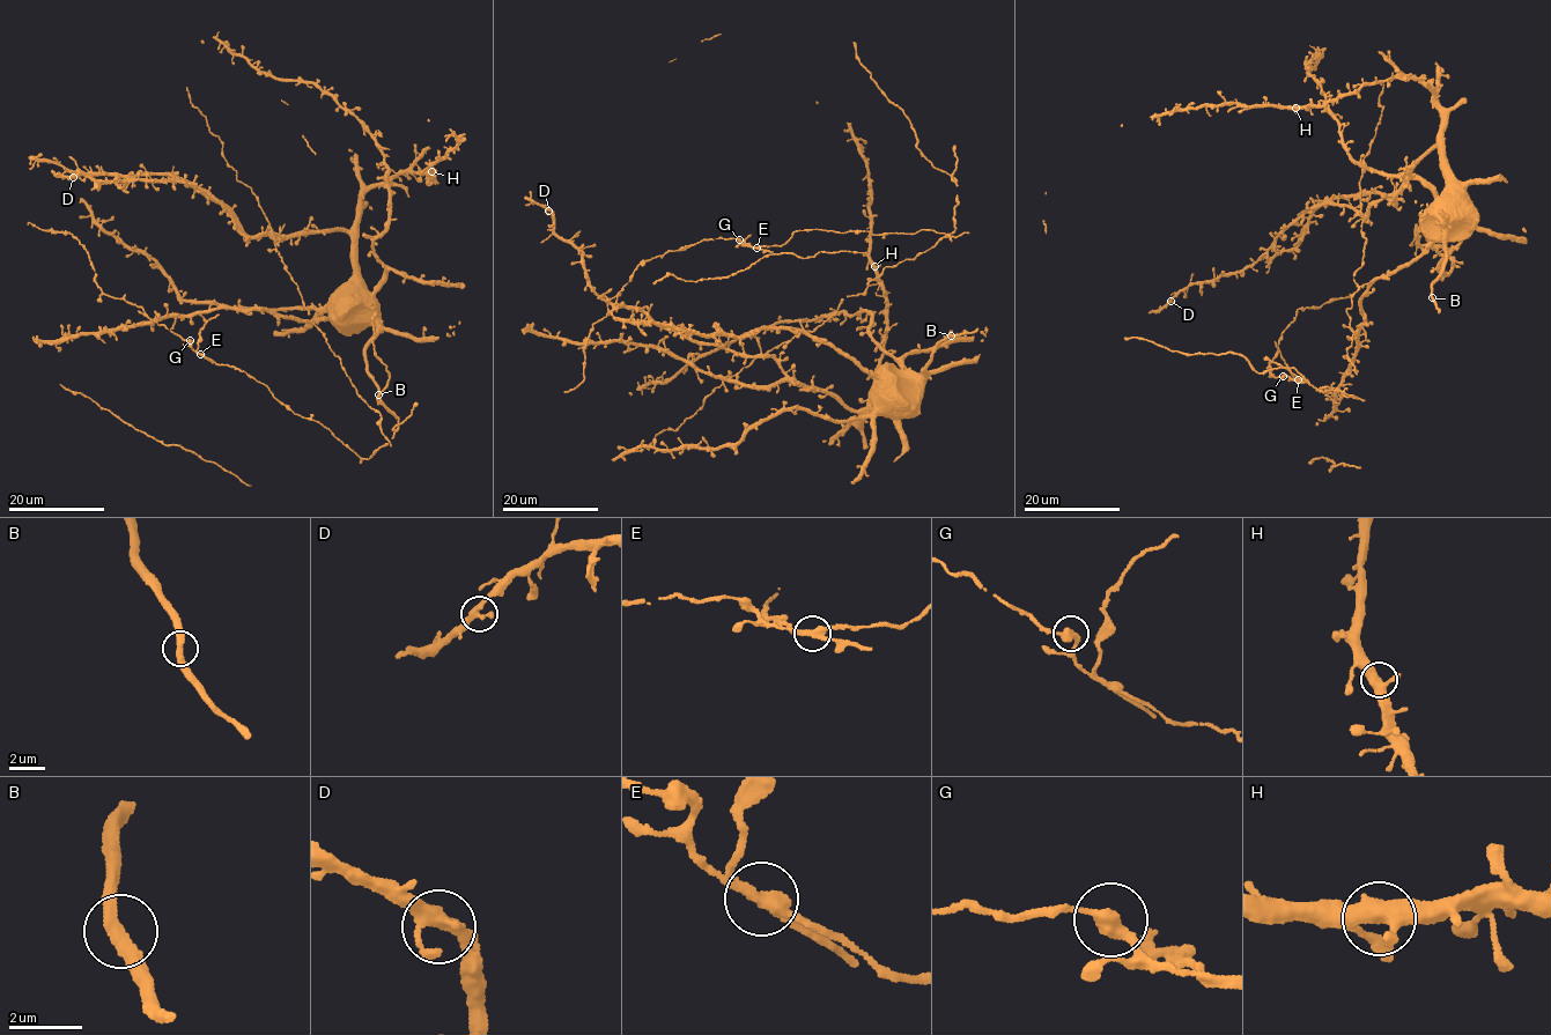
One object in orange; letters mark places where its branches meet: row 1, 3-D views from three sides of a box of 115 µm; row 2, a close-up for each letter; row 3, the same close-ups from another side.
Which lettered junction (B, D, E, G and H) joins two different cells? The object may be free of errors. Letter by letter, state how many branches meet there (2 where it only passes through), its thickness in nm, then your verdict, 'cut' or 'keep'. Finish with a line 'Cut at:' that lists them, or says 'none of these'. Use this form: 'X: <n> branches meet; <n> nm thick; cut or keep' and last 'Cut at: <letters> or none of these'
B: 2 branches meet; 380 nm thick; keep
D: 3 branches meet; 320 nm thick; keep
E: 3 branches meet; 320 nm thick; cut
G: 2 branches meet; 360 nm thick; keep
H: 3 branches meet; 440 nm thick; keep
Cut at: E

